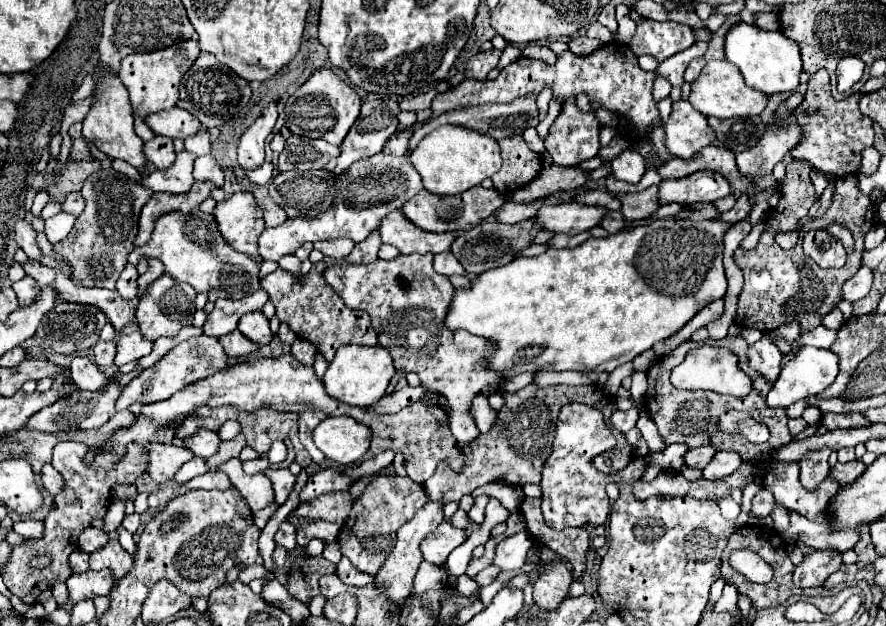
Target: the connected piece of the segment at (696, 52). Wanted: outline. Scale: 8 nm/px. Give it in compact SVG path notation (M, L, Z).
M698 41L698 43L694 43L690 49L680 51L680 53L676 53L676 55L664 59L664 61L660 63L660 67L658 67L658 73L660 73L664 79L668 79L672 85L682 87L682 83L684 83L684 71L686 71L686 67L688 67L688 63L690 63L692 59L704 55L706 47L708 47L708 45L706 45L704 41Z

